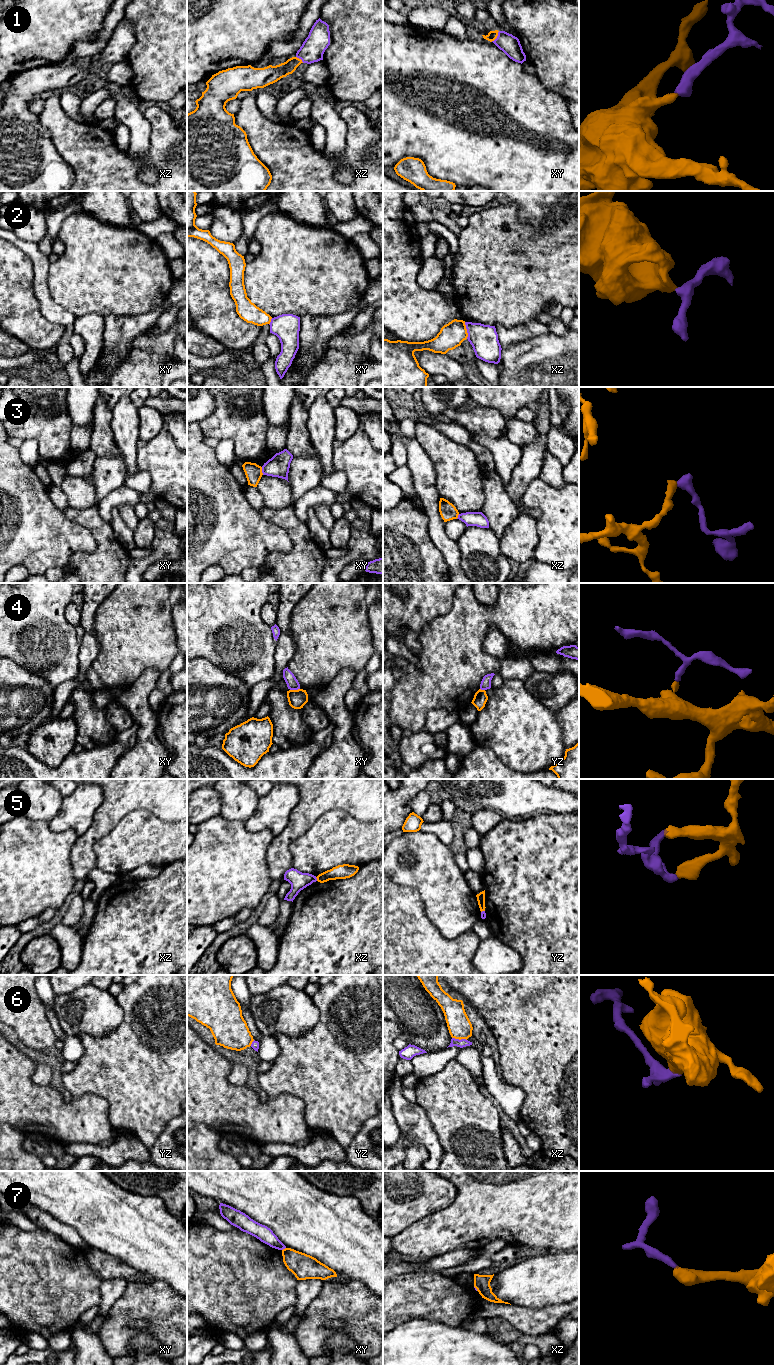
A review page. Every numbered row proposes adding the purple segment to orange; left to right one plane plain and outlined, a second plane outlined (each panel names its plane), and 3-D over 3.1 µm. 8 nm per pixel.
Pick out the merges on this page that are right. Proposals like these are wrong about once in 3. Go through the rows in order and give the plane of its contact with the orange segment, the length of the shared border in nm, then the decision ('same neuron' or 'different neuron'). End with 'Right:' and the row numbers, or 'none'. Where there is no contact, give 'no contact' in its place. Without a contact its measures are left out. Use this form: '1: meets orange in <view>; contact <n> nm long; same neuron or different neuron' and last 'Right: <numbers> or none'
1: meets orange in xy; contact 110 nm long; same neuron
2: meets orange in xz; contact 140 nm long; different neuron
3: meets orange in xy; contact 70 nm long; different neuron
4: meets orange in xy; contact 80 nm long; different neuron
5: meets orange in xz; contact 40 nm long; different neuron
6: meets orange in xz; contact 120 nm long; different neuron
7: meets orange in xy; contact 40 nm long; different neuron
Right: 1

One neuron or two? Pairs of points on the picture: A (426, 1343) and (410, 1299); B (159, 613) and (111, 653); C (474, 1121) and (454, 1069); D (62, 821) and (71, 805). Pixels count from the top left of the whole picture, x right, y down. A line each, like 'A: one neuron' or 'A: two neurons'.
A: two neurons
B: one neuron
C: one neuron
D: one neuron

